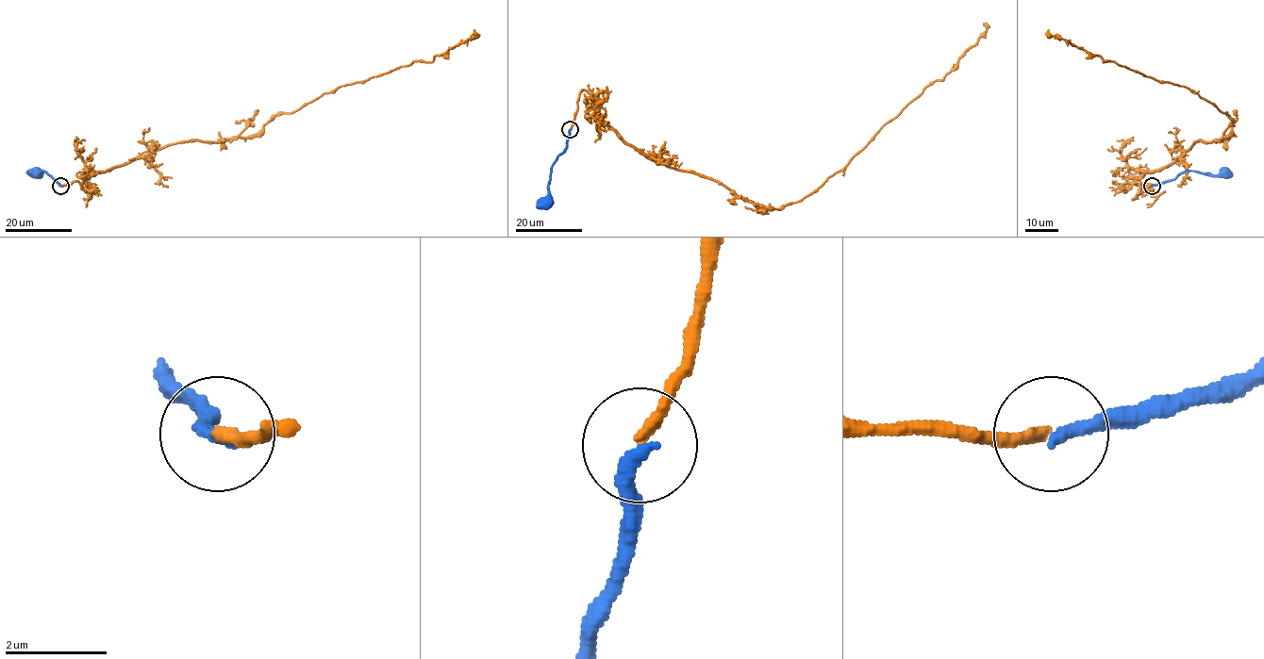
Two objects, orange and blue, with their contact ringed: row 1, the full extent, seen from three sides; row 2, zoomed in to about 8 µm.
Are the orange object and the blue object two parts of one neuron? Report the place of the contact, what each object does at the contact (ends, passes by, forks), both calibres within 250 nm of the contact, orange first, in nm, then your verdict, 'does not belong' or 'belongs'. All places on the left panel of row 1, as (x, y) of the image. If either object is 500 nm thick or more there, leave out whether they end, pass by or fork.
at (60, 186); orange ends there; blue ends there; 220 nm thick on the orange side, 280 nm on the other; does not belong

